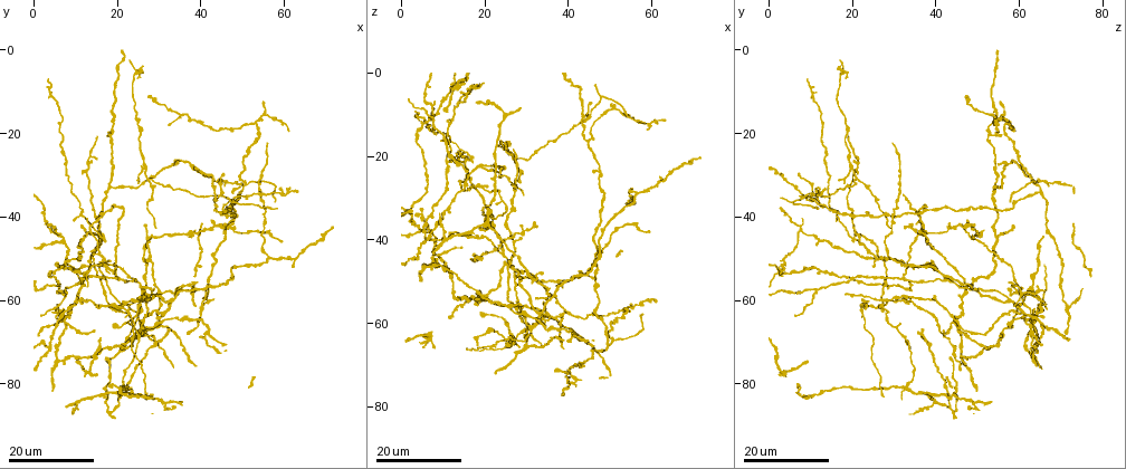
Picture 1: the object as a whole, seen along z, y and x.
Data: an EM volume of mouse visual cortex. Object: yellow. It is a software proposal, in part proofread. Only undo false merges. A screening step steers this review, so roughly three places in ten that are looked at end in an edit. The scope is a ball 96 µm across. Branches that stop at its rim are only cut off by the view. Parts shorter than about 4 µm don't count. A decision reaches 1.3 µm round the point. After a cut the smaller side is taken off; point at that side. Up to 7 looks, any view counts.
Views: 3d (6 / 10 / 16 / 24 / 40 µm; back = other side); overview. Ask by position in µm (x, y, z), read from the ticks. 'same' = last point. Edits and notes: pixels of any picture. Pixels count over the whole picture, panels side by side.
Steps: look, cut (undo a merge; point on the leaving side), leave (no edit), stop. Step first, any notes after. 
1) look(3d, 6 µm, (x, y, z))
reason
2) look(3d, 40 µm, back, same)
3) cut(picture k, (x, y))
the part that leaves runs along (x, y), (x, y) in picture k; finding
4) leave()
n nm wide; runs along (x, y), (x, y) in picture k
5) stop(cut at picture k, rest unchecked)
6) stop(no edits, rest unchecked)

look(3d, 16 µm, (44.0, 35.0, 11.0))
branch point

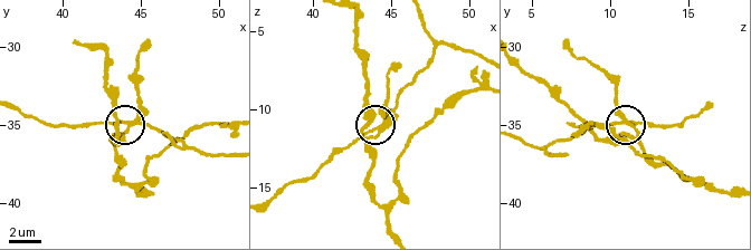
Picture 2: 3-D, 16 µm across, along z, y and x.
look(3d, 6 µm, (44.2, 34.8, 11.2))

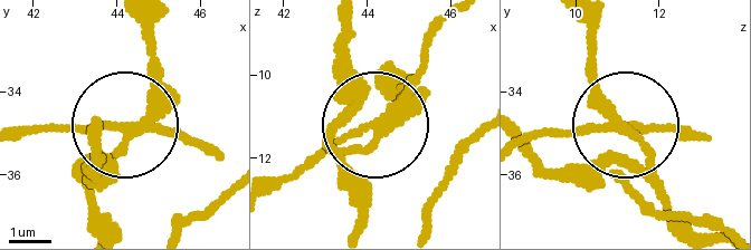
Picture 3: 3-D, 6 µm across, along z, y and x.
cut(picture 3, (424, 71))
3 arms; the part that leaves runs along (380, 115), (277, 179) in picture 3; two neurons meet here

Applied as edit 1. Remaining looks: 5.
look(overview)

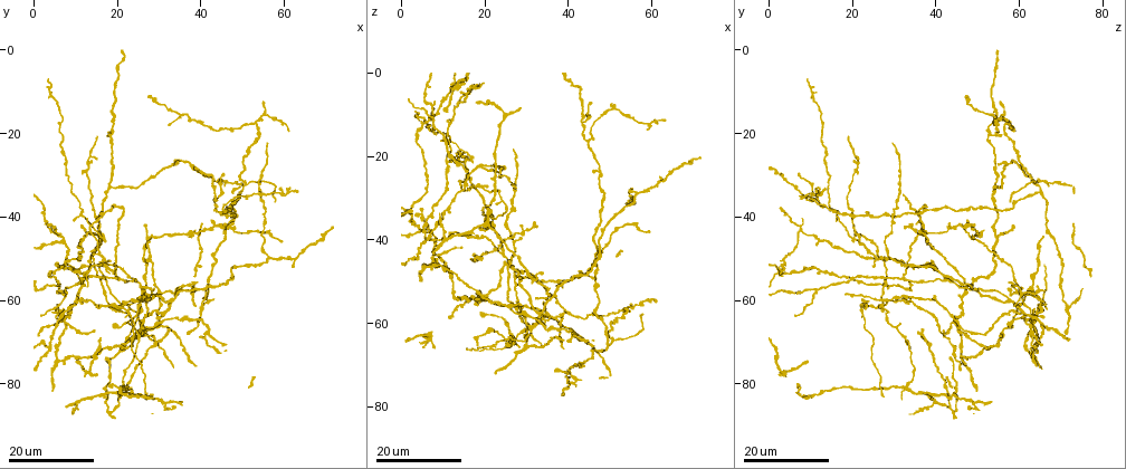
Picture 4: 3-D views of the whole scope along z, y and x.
look(3d, 24 µm, (23.5, 63.0, 22.5))
three-way junction

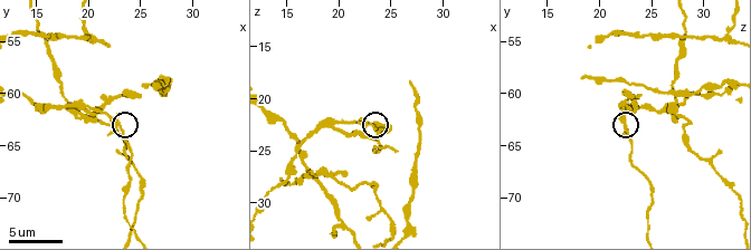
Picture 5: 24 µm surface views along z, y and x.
look(3d, 10 µm, (23.2, 63.4, 22.6))

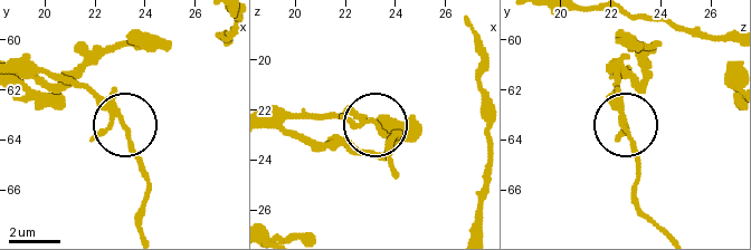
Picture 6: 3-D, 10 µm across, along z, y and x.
cut(picture 6, (129, 135))
the part that leaves runs along (111, 103), (150, 191), (143, 229) in picture 6; a second neuron is stuck on

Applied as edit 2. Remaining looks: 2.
look(3d, 24 µm, (44.5, 39.0, 16.5))
a fork

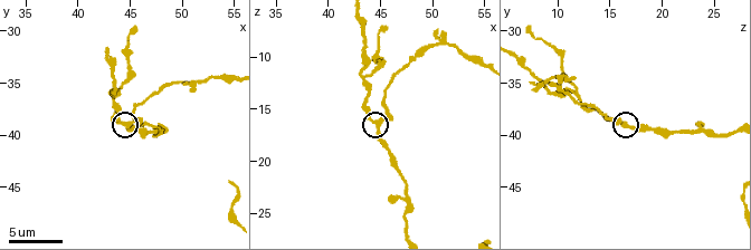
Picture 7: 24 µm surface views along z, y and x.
look(3d, 6 µm, (44.8, 38.8, 16.2))

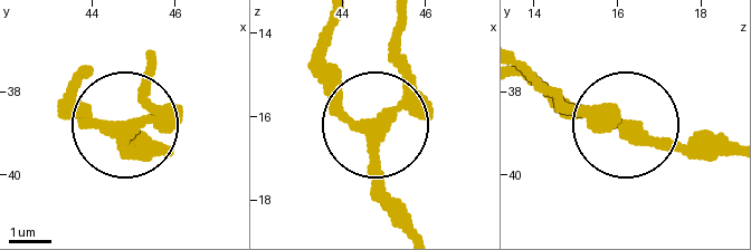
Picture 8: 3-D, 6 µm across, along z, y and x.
leave()
260 nm wide; runs along (724, 151), (649, 140), (567, 101) in picture 8; continuous, no second neuron

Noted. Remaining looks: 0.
stop(cut at picture 3, cut at picture 6, rest unchecked)

